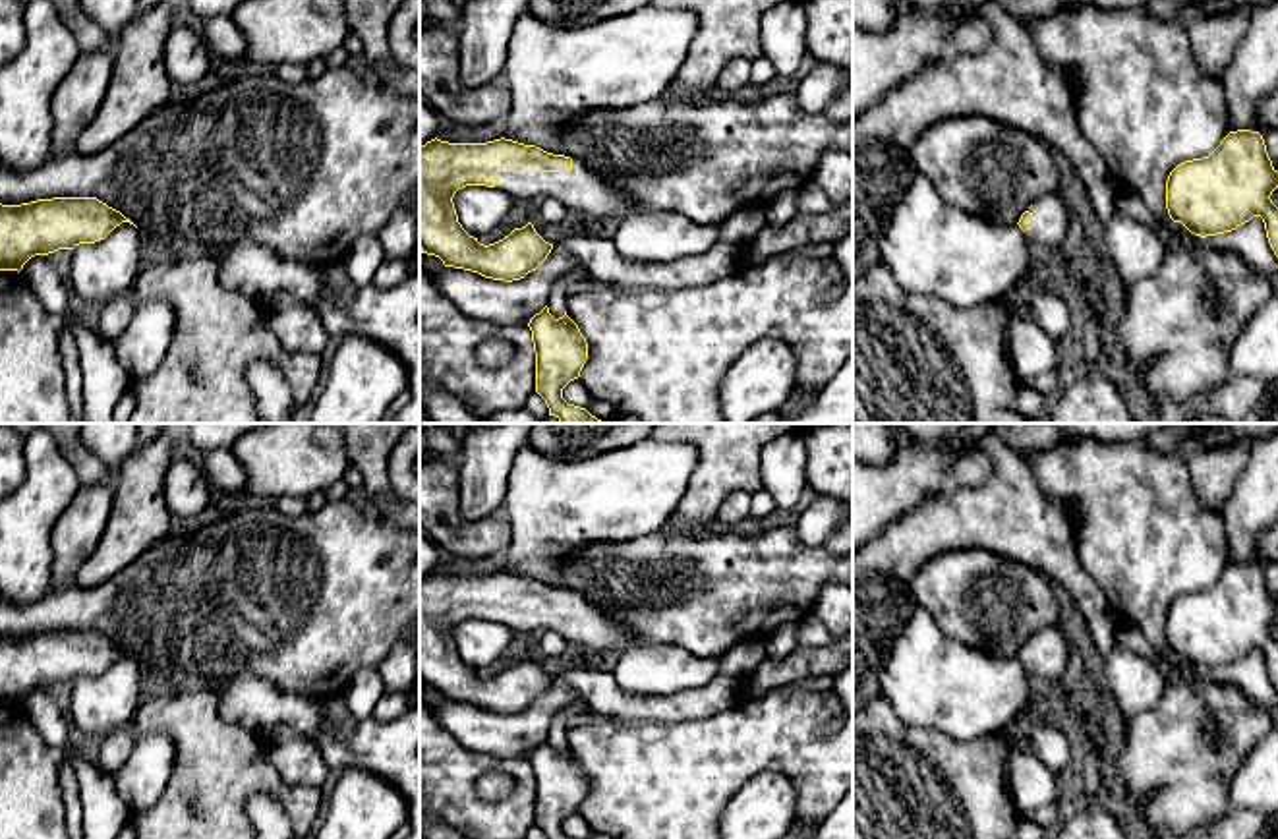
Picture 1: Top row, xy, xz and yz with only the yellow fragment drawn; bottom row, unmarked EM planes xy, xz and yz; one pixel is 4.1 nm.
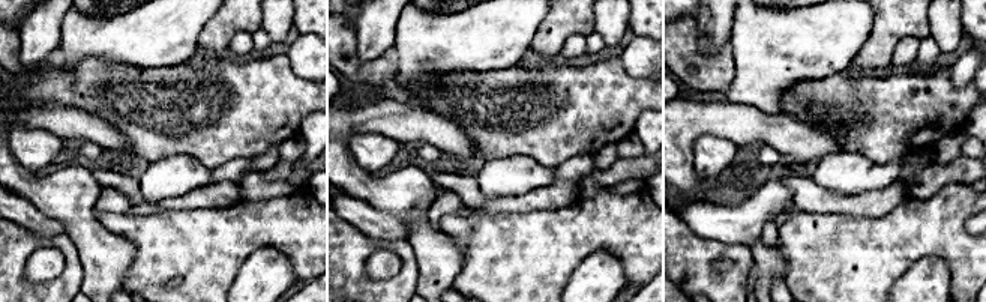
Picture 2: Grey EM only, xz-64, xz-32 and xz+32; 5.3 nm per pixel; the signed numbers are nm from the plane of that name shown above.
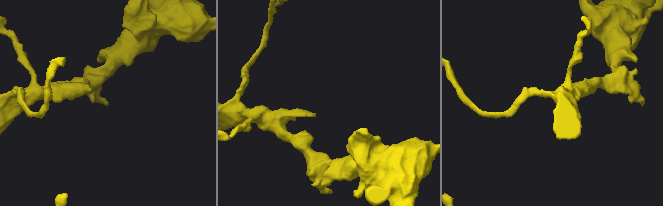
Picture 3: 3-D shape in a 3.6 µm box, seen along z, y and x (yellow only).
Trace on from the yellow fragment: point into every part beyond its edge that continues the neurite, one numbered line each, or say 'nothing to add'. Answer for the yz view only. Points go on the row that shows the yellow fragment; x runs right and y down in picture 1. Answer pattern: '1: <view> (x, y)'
1: yz (1050, 213)

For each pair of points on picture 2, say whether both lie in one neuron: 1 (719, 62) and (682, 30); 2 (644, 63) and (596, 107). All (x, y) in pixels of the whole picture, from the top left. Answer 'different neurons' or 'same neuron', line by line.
1: same neuron
2: different neurons

